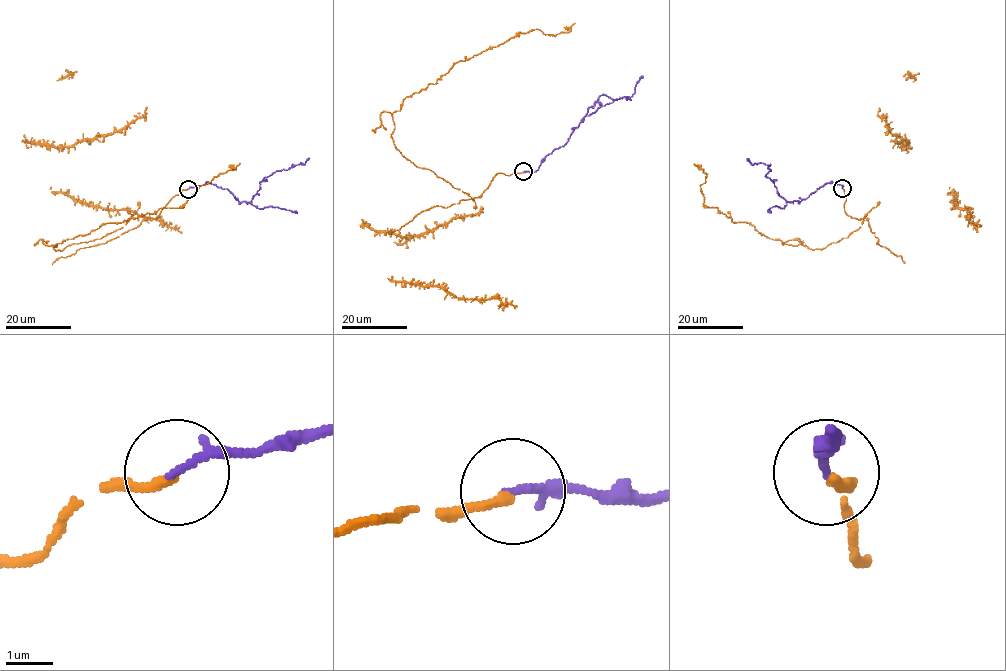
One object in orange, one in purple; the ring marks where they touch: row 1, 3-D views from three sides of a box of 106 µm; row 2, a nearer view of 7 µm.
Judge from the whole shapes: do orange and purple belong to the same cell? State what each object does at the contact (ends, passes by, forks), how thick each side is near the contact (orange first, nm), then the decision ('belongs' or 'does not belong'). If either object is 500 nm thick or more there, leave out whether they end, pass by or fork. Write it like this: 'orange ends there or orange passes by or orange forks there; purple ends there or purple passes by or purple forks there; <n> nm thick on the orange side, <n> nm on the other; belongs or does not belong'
orange ends there; purple ends there; 200 nm thick on the orange side, 180 nm on the other; belongs

